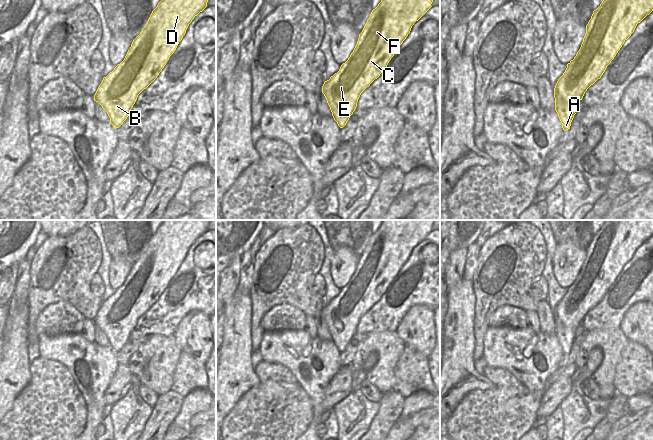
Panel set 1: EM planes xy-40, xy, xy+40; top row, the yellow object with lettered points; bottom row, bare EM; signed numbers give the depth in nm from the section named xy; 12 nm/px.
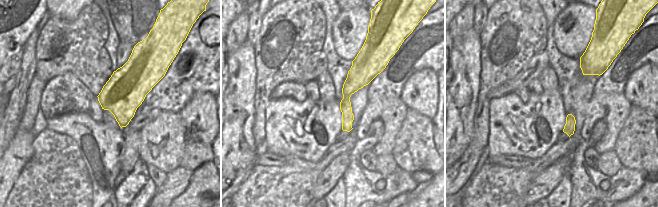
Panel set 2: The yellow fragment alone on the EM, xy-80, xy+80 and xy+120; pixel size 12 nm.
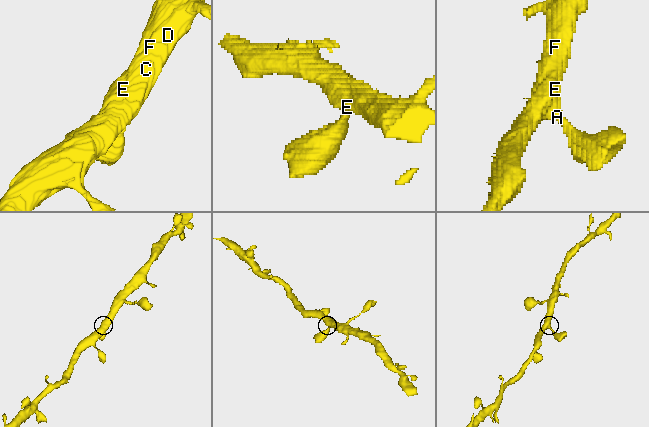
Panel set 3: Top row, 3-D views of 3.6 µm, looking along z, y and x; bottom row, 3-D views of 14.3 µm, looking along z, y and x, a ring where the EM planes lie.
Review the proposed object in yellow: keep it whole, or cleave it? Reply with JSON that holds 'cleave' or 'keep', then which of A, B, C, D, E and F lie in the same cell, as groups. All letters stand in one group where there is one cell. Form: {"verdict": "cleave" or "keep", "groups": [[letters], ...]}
{"verdict": "keep", "groups": [["A", "B", "C", "D", "E", "F"]]}

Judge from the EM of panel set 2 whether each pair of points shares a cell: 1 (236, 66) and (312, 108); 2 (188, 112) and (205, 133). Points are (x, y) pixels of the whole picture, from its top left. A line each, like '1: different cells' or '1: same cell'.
1: different cells
2: same cell

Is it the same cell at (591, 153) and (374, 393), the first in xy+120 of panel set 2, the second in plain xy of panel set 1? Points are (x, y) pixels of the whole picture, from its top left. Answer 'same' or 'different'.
same

